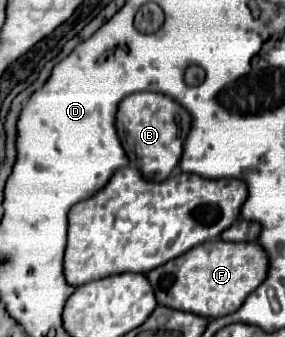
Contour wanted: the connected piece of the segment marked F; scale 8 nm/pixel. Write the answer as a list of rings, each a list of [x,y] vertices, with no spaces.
[[[217,238],[157,266],[157,270],[149,270],[145,278],[149,280],[159,306],[205,318],[219,318],[241,308],[241,302],[245,302],[245,298],[265,280],[267,264],[267,254],[257,242],[225,242]]]

